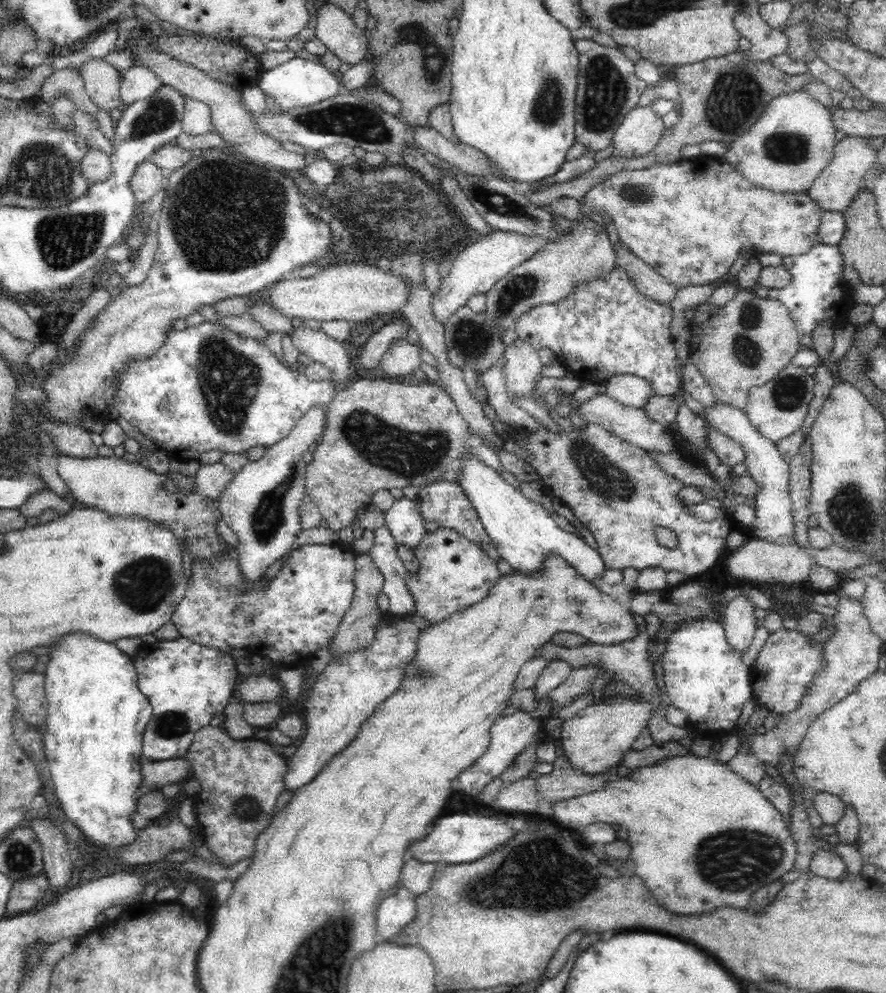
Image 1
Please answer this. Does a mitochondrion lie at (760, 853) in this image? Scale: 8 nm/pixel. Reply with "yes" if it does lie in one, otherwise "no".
yes

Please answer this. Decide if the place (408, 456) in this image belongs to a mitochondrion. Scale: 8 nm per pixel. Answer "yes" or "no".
yes

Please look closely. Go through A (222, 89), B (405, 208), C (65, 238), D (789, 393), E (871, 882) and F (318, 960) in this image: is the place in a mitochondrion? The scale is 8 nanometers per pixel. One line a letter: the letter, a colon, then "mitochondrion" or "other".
A: other
B: mitochondrion
C: mitochondrion
D: mitochondrion
E: other
F: mitochondrion

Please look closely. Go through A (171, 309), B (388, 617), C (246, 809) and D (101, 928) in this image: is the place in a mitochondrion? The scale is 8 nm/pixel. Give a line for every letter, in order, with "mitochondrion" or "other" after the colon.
A: other
B: other
C: mitochondrion
D: other

